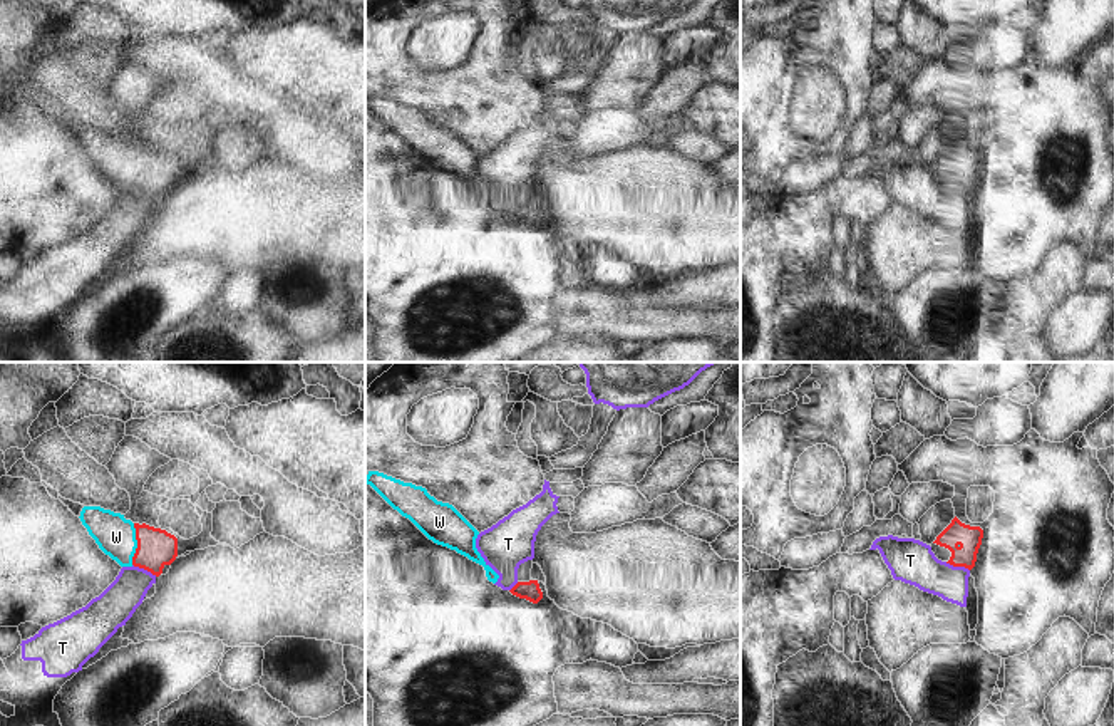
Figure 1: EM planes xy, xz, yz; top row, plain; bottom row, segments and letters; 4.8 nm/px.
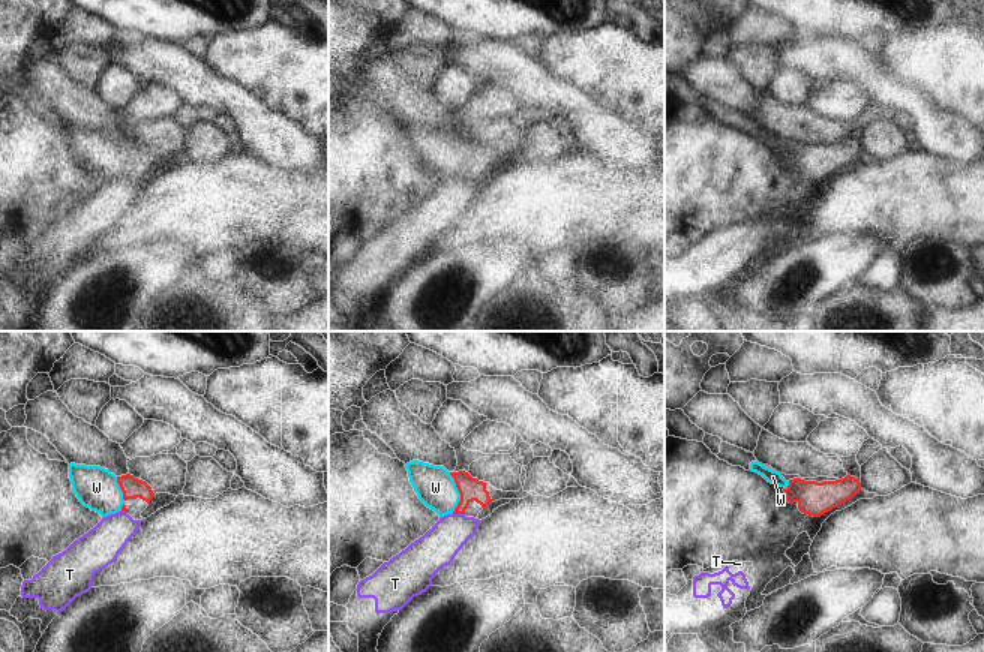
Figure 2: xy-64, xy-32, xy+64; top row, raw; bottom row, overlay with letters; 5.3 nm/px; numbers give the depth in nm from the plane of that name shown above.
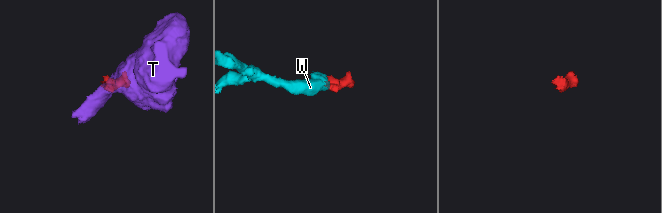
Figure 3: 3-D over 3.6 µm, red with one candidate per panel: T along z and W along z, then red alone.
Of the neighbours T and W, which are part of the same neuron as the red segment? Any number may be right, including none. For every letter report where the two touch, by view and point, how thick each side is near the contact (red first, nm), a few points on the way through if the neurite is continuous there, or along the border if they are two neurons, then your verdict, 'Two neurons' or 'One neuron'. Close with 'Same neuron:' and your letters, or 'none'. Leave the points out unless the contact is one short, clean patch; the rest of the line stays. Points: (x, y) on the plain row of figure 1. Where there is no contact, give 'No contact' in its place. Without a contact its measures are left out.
T: Touches red at xy (144, 193). Thickness 180 nm (red) against 180 nm. Boundary: xy (133, 188), (156, 200). Two neurons
W: Touches red at xy (138, 168). Thickness 180 nm (red) against 190 nm. Path across: xy (156, 171), (138, 168), (128, 168), (116, 161). One neuron
Same neuron: W

